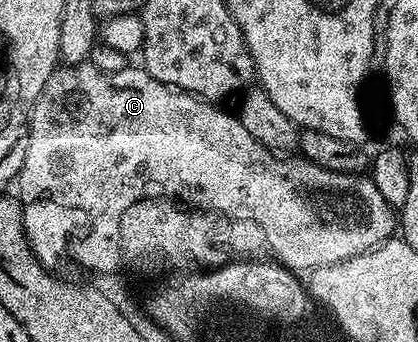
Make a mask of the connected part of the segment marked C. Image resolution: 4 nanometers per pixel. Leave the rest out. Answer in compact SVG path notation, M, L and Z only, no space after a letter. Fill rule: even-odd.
M84 63L74 67L59 67L45 83L37 103L31 109L31 126L29 127L29 147L25 151L25 163L17 178L17 196L22 204L27 201L51 201L51 225L63 229L71 237L70 260L76 266L87 261L84 270L92 274L122 274L123 269L140 269L143 273L172 274L176 271L215 270L232 261L273 261L294 271L310 271L353 259L370 249L376 249L384 241L392 240L397 229L397 213L387 202L385 195L377 189L370 176L357 173L329 171L317 163L299 155L280 155L266 149L245 127L241 127L234 112L226 113L218 104L204 101L194 93L185 93L182 89L172 89L163 85L142 67L128 67L125 71L106 73L97 66Z

